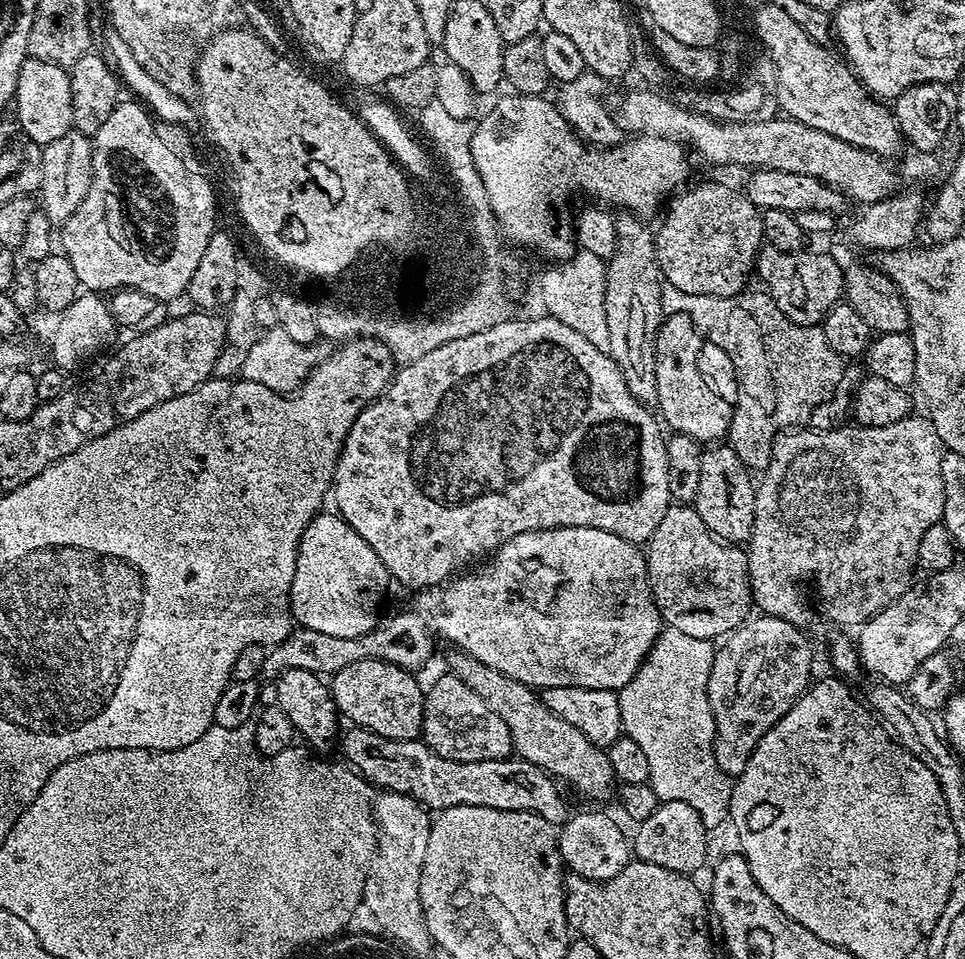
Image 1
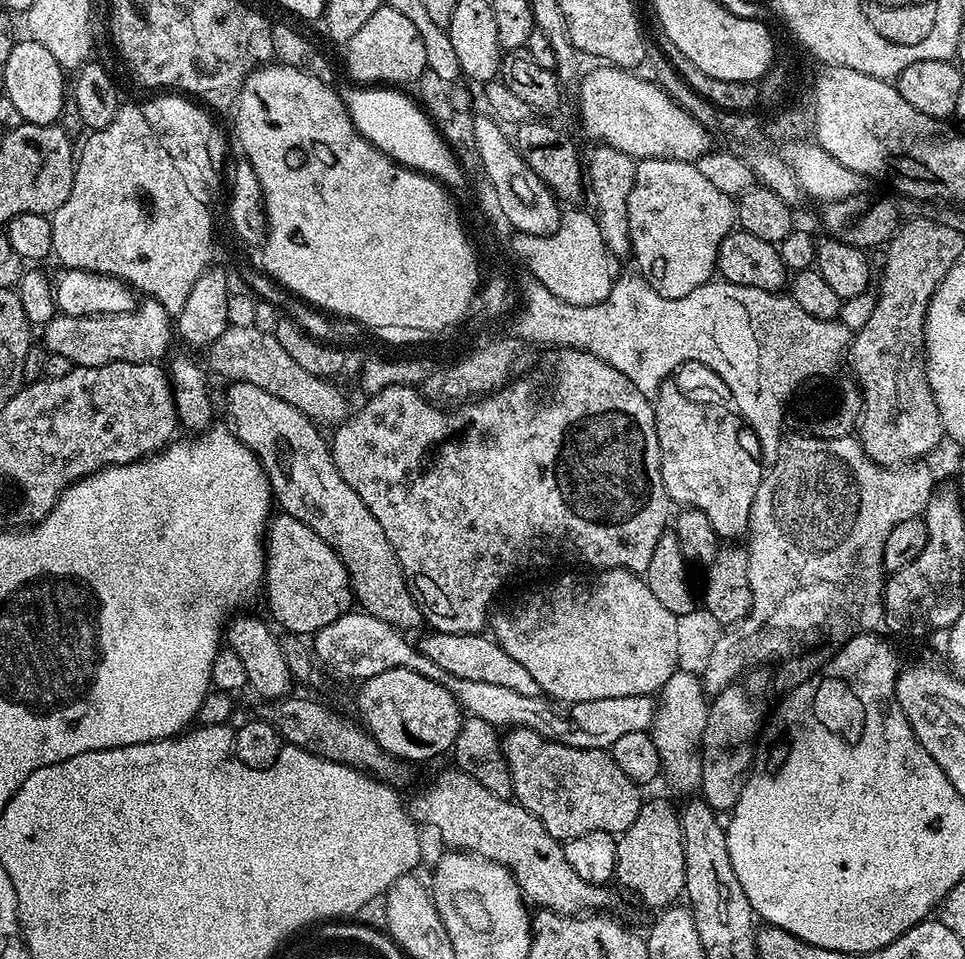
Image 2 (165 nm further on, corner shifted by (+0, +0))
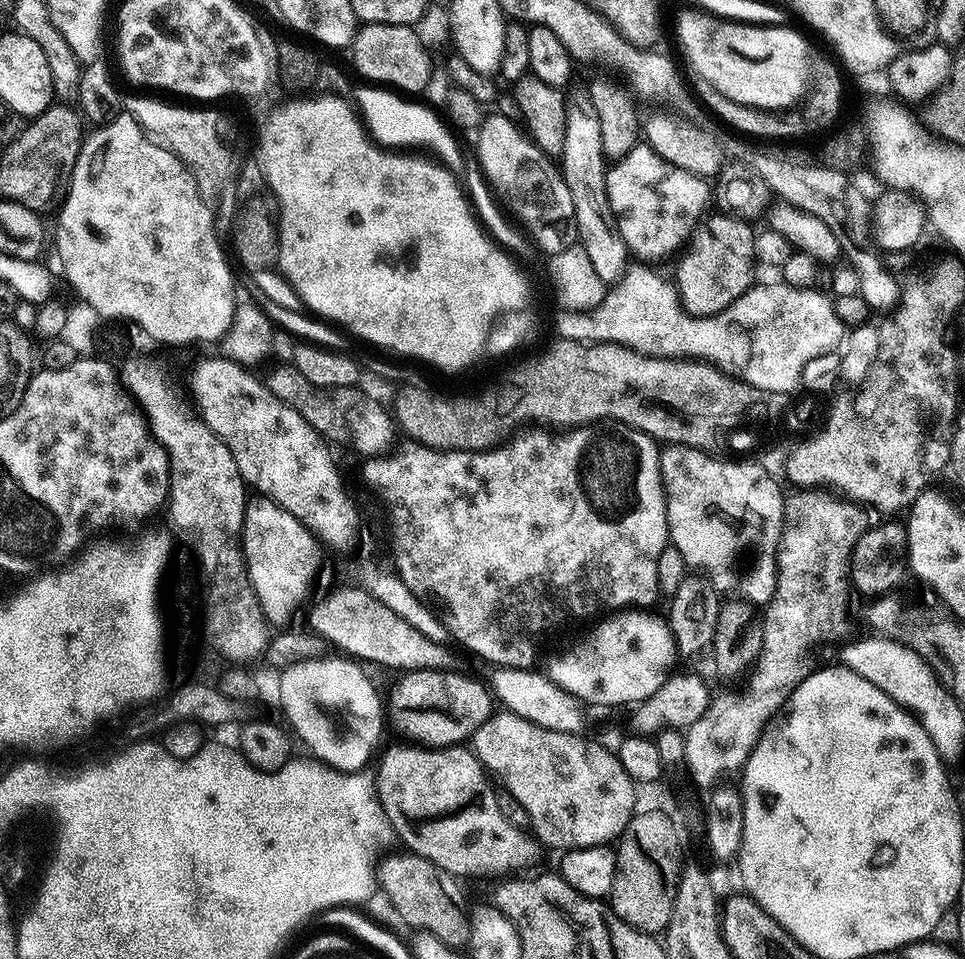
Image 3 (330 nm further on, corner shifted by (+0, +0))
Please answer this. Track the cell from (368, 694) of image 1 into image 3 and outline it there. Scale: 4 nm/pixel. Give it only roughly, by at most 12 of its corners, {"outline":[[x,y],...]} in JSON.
{"outline":[[405,672],[386,716],[426,746],[460,746],[491,718],[482,679]]}

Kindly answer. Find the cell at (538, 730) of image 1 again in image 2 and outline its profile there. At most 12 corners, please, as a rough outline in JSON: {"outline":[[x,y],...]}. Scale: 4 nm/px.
{"outline":[[233,383],[230,427],[277,505],[338,554],[355,603],[422,624],[404,571],[321,429]]}

